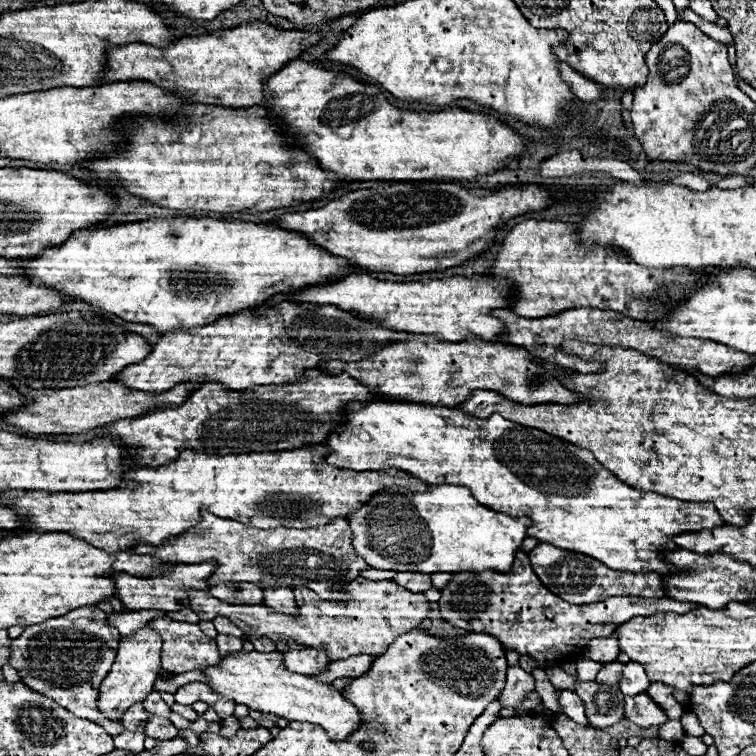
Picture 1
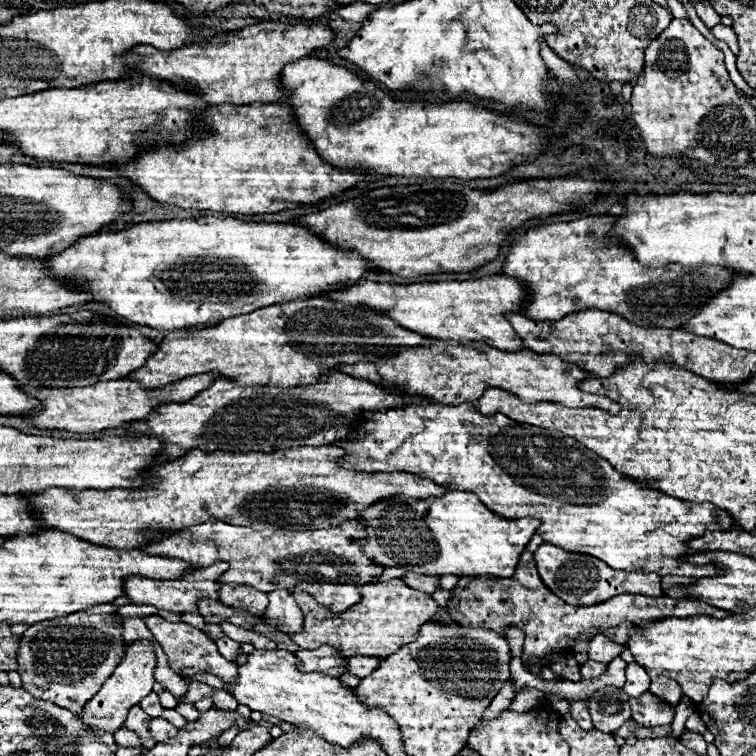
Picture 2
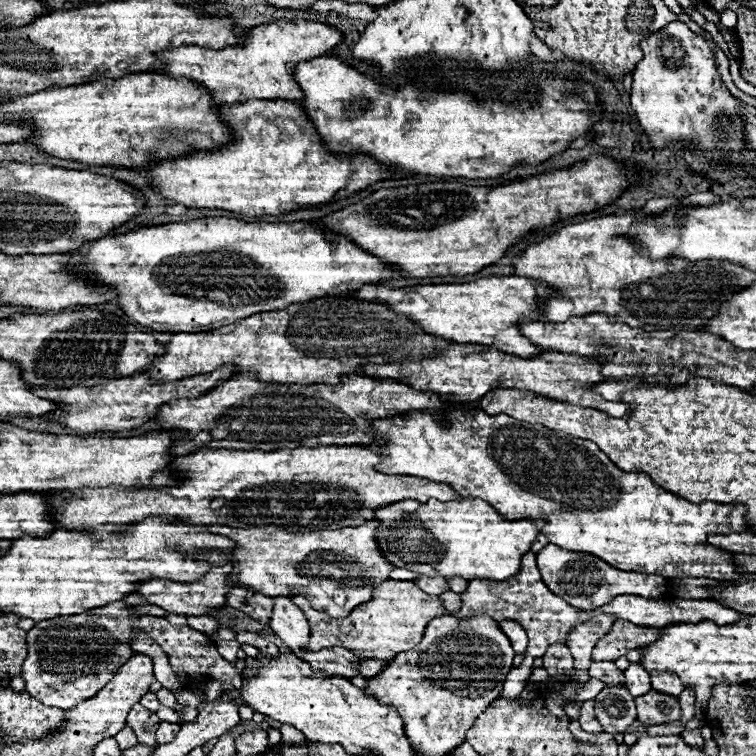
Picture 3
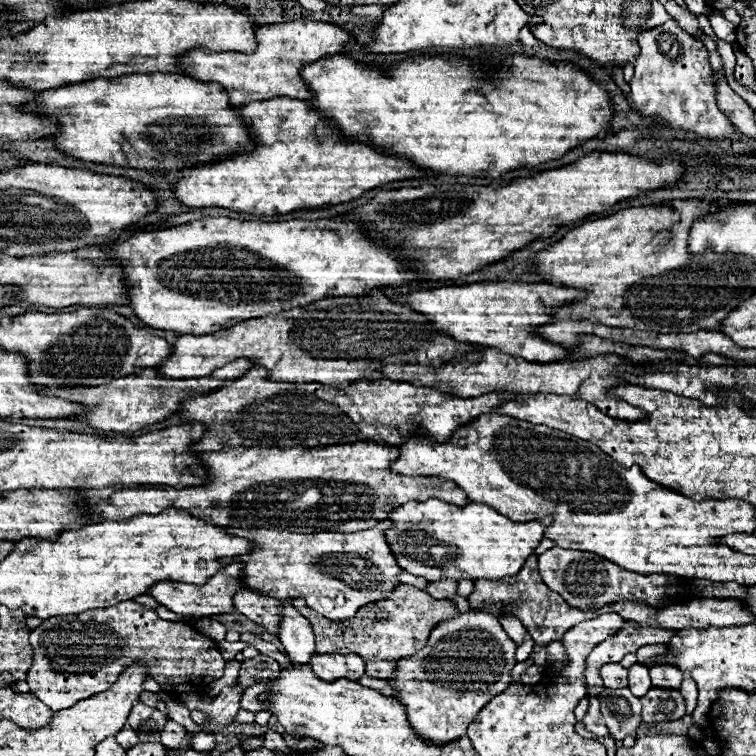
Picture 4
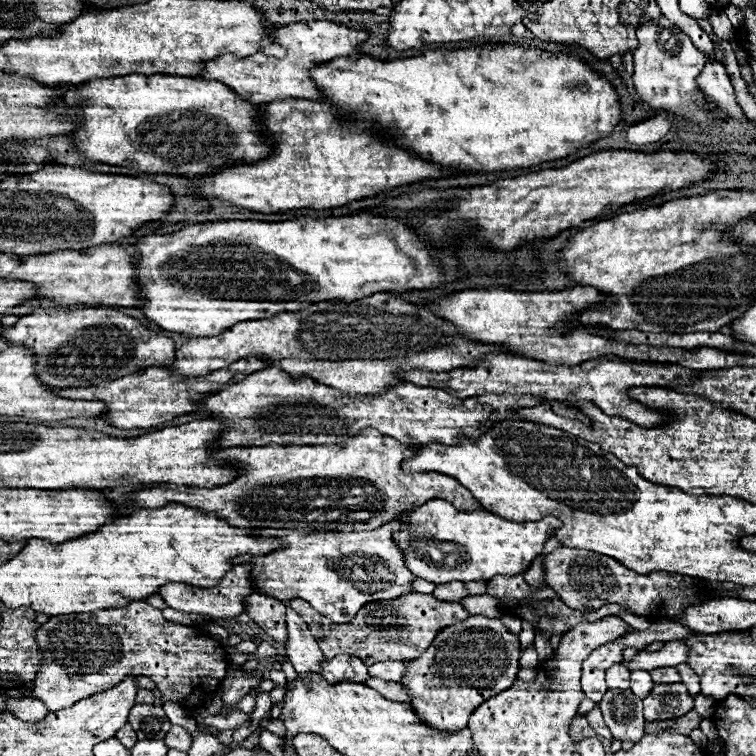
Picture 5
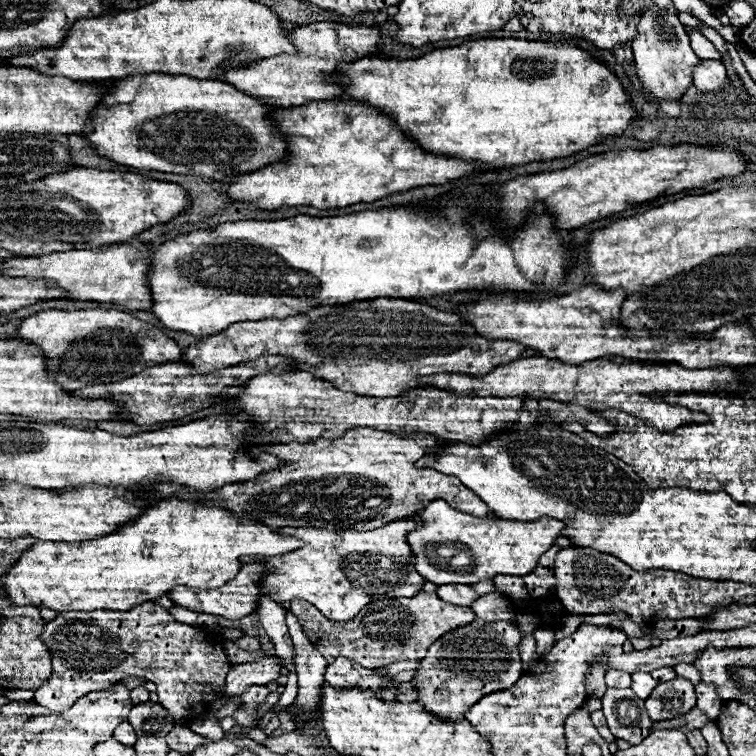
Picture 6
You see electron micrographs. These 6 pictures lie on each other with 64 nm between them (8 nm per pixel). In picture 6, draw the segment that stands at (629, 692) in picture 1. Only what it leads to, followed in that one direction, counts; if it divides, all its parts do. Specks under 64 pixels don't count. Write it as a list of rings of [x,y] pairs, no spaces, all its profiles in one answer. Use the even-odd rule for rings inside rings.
[[[634,672],[634,674],[632,674],[632,686],[630,686],[630,688],[636,692],[638,698],[646,700],[646,698],[650,696],[650,692],[654,690],[656,684],[658,684],[658,682],[656,682],[648,672]]]

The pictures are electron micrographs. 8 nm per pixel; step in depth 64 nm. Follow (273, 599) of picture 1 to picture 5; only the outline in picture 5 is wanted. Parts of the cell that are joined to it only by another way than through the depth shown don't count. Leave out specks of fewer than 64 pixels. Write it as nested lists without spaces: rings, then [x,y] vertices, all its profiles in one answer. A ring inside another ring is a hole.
[[[292,608],[286,610],[286,626],[288,626],[286,656],[296,668],[296,672],[302,676],[302,680],[308,680],[308,674],[320,674],[324,656],[316,640],[312,638],[308,626]]]

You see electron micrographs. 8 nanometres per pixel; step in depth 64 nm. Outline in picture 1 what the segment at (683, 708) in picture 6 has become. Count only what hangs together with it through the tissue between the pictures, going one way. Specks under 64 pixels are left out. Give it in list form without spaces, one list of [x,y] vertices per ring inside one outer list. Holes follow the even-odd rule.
[[[648,694],[626,696],[624,704],[626,704],[626,718],[642,728],[662,726],[664,722],[668,722],[666,712]]]

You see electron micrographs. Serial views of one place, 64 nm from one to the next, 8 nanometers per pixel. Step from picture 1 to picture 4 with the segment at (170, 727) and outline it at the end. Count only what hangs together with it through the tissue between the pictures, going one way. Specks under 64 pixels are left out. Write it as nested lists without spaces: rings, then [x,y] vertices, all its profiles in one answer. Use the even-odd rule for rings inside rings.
[[[168,722],[160,736],[160,742],[166,748],[182,748],[182,744],[186,744],[186,730],[176,722]]]

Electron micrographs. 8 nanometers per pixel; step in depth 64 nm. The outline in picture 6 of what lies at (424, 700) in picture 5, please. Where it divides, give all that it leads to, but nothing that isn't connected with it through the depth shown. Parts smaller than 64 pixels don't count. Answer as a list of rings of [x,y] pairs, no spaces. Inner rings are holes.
[[[474,620],[468,626],[456,628],[448,634],[444,634],[440,640],[436,640],[426,658],[420,660],[420,670],[416,672],[416,678],[412,680],[420,692],[418,702],[426,706],[428,712],[436,714],[442,720],[462,720],[466,708],[476,704],[482,696],[510,688],[514,682],[520,680],[524,674],[522,662],[520,662],[520,652],[518,652],[518,628],[510,622],[484,622],[484,620]]]

